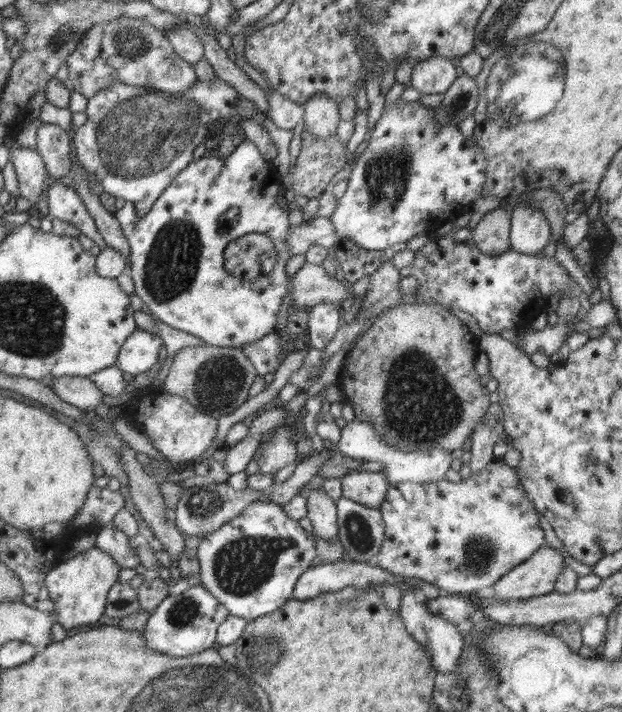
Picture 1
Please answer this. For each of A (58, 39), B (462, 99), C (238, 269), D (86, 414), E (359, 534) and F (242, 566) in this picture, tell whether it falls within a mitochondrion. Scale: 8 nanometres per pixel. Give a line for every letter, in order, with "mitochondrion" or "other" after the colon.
A: mitochondrion
B: mitochondrion
C: other
D: other
E: mitochondrion
F: mitochondrion

